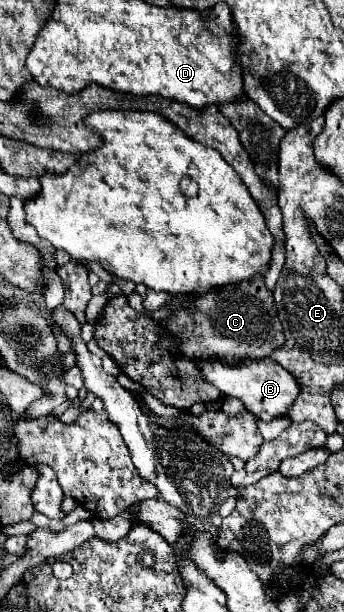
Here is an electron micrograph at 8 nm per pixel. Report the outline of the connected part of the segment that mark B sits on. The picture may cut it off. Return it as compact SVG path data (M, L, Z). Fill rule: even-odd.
M215 358L201 366L203 366L201 368L203 378L207 382L217 386L225 396L239 398L251 414L255 414L257 418L261 418L265 422L287 416L287 412L291 410L291 404L295 404L295 396L299 396L299 382L295 380L295 376L291 376L283 366L279 366L271 358L265 358L265 360L249 360L247 358L235 366L229 366Z

